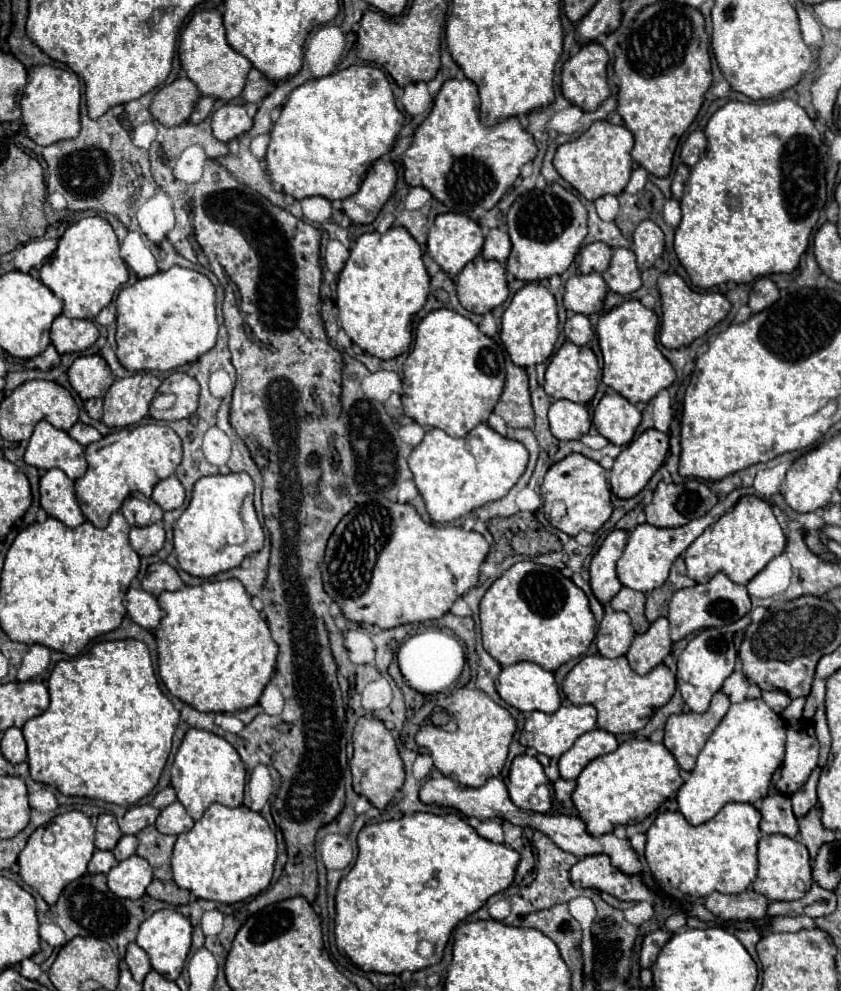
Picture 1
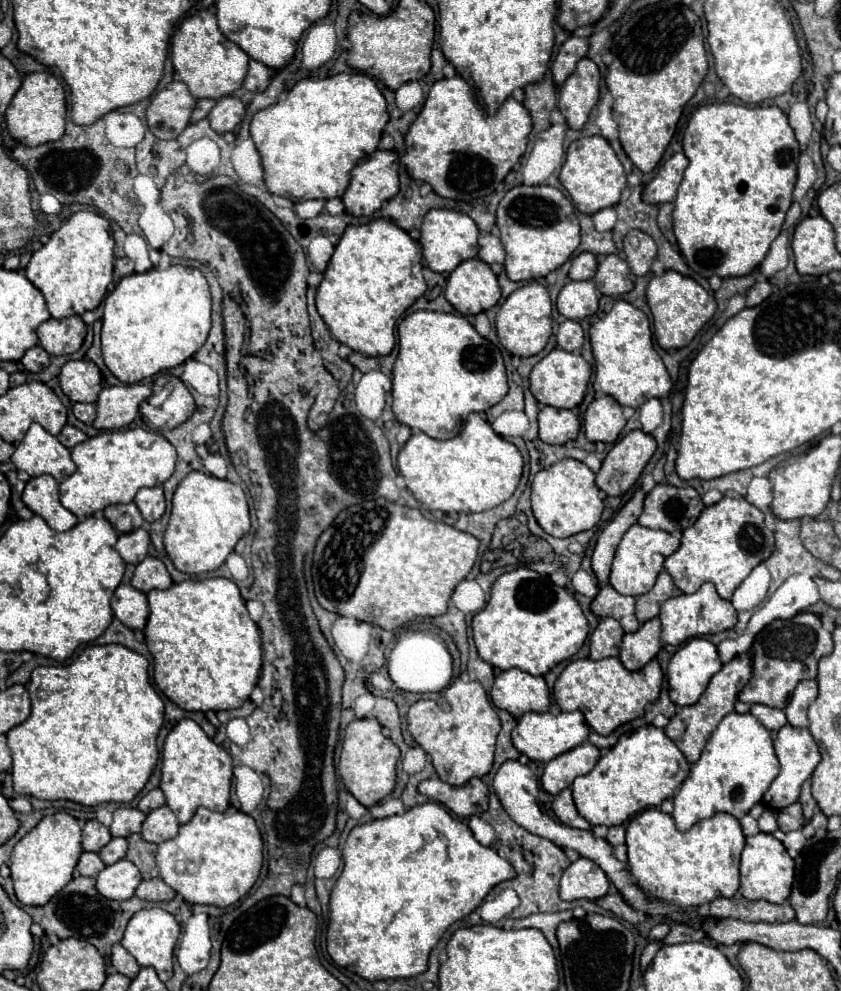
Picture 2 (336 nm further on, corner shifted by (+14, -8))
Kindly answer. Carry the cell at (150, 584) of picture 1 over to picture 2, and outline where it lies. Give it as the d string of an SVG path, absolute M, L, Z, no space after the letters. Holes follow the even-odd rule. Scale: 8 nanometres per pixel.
M146 556L134 570L132 576L132 586L140 592L150 592L154 588L164 590L172 584L172 578L164 566L164 562L160 558L154 556Z

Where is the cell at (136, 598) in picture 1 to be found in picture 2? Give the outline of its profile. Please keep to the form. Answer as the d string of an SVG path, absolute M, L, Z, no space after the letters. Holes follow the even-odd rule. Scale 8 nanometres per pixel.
M120 584L112 596L112 612L128 628L144 628L148 620L148 600L146 594L132 588L130 584Z

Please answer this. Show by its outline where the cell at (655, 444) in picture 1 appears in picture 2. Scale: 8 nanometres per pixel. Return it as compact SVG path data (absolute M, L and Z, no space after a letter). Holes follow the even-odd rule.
M632 430L606 454L596 474L596 486L608 496L622 496L638 480L654 450L656 440L650 434Z

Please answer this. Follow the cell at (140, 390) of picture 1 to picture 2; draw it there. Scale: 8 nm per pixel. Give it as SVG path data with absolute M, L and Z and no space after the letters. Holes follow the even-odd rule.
M141 382L104 388L96 402L98 416L94 420L94 428L118 430L128 426L138 416L140 402L144 402L150 394L152 386Z

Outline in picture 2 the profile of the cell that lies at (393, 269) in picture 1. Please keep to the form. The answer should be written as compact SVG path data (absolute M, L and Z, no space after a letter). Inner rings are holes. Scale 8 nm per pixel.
M372 220L360 226L348 226L336 244L336 250L324 272L324 280L316 290L316 308L330 332L346 346L366 356L386 356L392 352L396 338L396 320L426 292L422 276L422 248L410 238L406 230L396 226L392 220Z

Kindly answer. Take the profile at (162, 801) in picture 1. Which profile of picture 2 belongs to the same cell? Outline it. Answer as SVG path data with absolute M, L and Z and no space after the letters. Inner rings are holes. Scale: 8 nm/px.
M154 788L154 790L150 790L150 792L140 800L138 808L140 808L144 814L148 814L148 812L152 812L152 810L164 806L164 804L166 804L166 800L164 800L162 790L160 790L160 788Z

